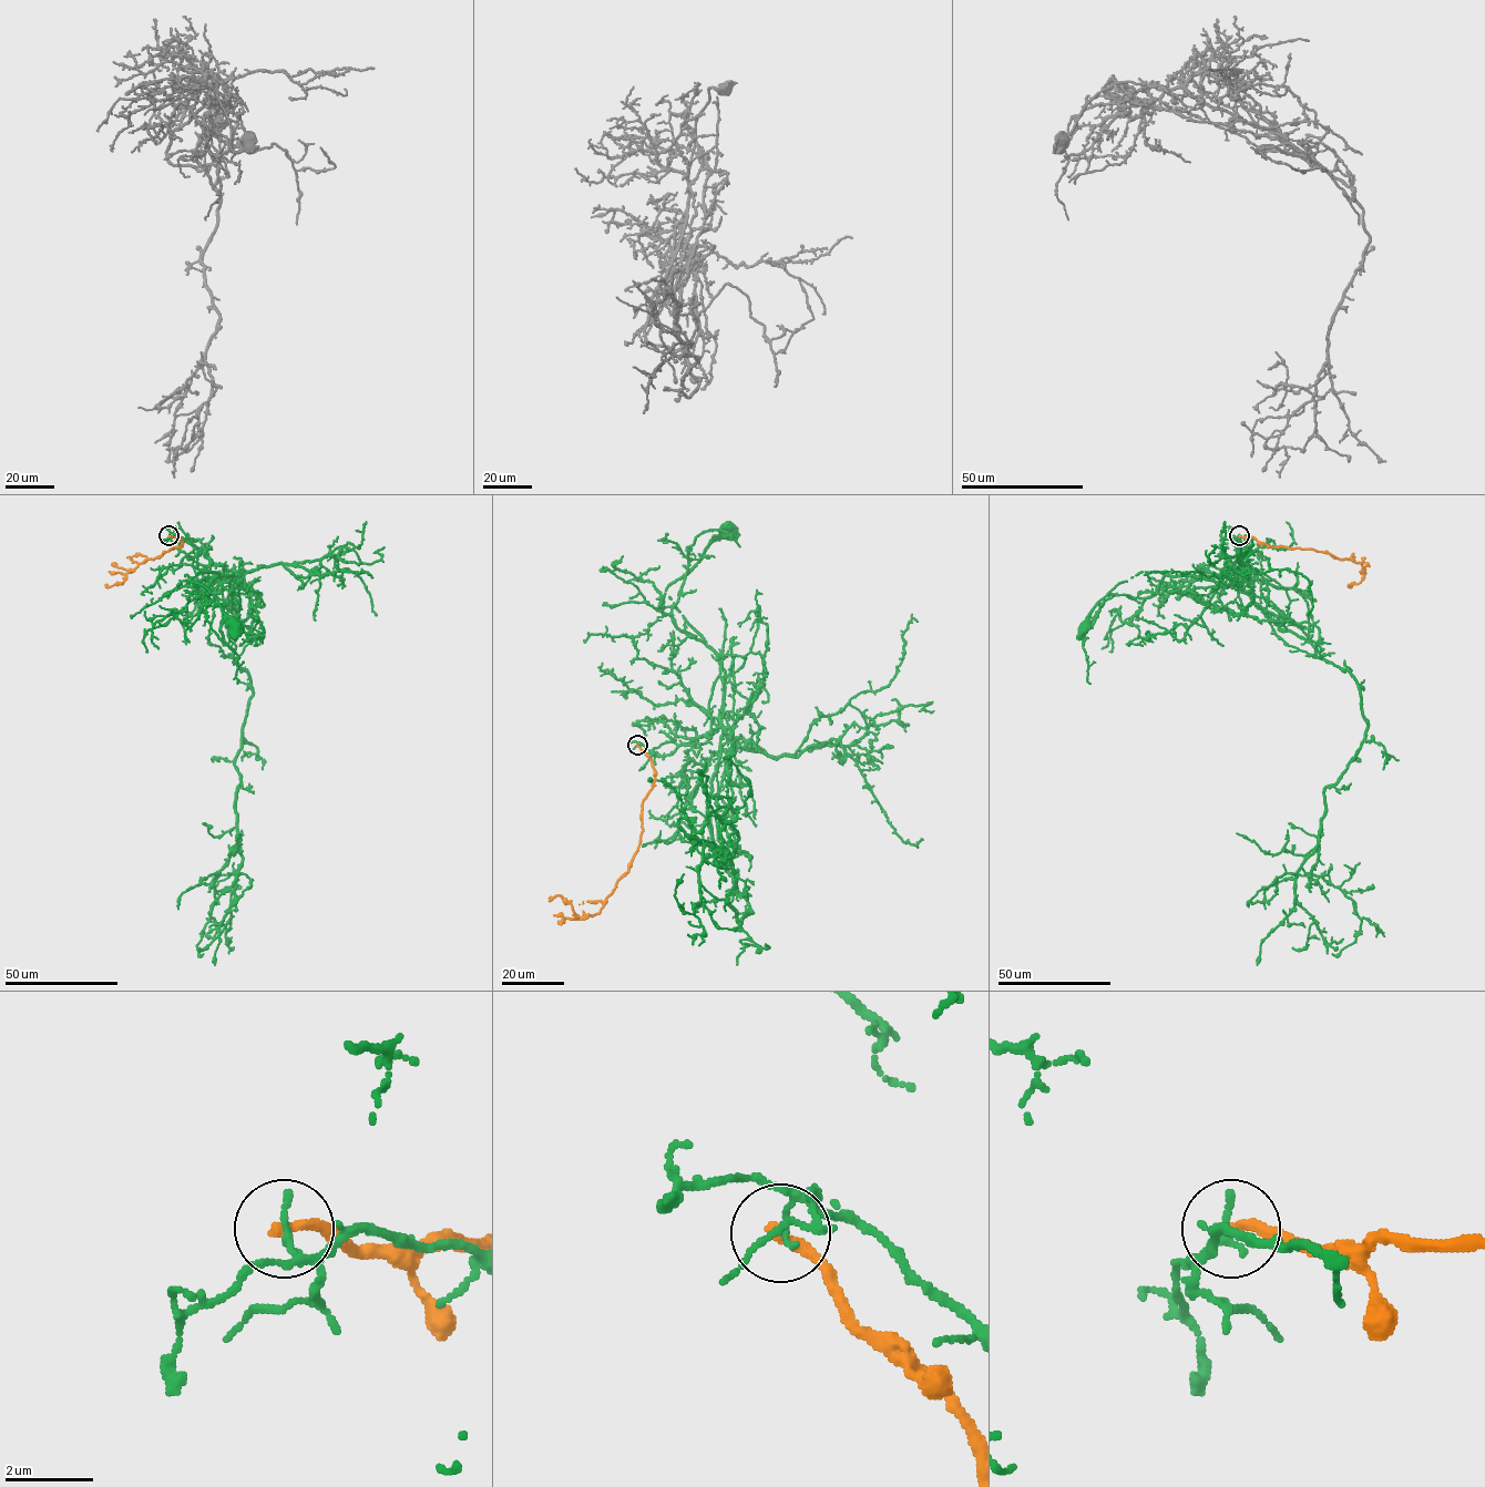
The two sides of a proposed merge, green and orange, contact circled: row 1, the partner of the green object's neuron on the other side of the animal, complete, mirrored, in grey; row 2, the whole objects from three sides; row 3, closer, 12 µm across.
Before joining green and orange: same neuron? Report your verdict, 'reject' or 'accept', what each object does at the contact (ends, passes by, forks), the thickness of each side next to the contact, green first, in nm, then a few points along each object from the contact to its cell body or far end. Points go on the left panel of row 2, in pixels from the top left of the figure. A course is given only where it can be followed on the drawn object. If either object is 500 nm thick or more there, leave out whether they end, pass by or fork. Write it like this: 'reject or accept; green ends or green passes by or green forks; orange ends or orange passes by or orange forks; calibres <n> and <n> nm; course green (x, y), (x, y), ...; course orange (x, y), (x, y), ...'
reject; green ends; orange ends; calibres 220 and 300 nm; course green (170, 536), (183, 537), (223, 565), (229, 582), (233, 575), (218, 575), (194, 598), (210, 592), (236, 626); course orange (170, 536), (180, 537), (180, 546), (142, 562), (125, 574), (122, 584), (105, 584)

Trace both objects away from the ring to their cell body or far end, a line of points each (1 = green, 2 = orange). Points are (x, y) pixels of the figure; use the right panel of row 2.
1: (1239, 536), (1247, 543), (1218, 582), (1166, 575), (1154, 595), (1146, 598), (1110, 592), (1093, 609), (1086, 626)
2: (1239, 536), (1359, 562), (1365, 573), (1359, 583), (1352, 584)

